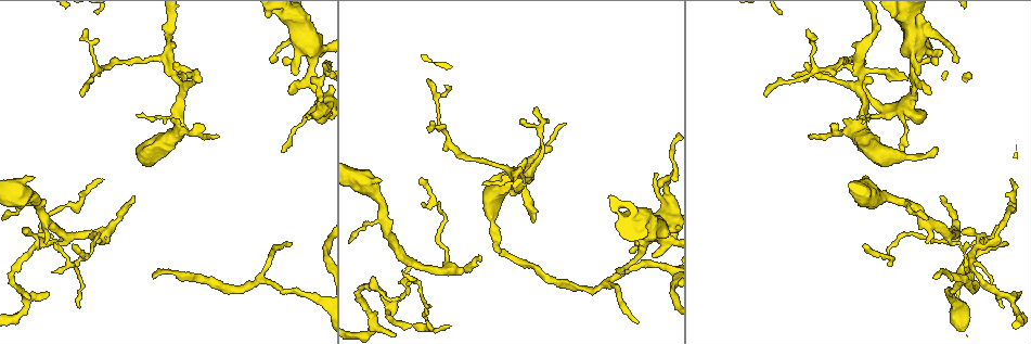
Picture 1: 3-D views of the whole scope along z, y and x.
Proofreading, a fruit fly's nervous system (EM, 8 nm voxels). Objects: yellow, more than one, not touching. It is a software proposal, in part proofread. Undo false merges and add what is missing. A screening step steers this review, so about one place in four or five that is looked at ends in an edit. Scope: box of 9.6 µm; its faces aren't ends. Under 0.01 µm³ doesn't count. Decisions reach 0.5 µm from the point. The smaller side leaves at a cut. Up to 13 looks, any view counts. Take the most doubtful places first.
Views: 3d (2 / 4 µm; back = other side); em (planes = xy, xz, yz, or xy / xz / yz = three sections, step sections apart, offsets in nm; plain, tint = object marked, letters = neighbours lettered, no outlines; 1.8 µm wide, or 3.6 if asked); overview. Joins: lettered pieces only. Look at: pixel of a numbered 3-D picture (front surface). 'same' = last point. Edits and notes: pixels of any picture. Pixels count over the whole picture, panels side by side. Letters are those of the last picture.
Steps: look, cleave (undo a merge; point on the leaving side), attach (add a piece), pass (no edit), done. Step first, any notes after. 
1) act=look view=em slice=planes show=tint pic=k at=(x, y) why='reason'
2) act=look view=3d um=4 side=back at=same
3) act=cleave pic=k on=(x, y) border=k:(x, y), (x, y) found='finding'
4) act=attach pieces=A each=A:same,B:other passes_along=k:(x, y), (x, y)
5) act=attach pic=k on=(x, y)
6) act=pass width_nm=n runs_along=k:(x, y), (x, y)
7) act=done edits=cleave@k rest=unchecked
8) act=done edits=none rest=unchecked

act=look view=em slice=xy step=4 show=letters pic=1 at=(444, 270) why='three arms meet'

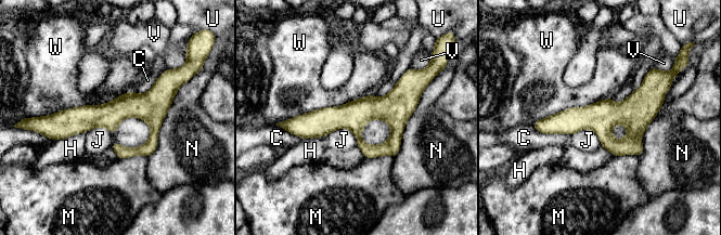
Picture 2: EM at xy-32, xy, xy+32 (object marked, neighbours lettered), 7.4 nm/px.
act=pass each=C:other,H:other,J:other,M:other,N:other,U:other,V:other,W:other border=2:(325, 135), (347, 128), (357, 145) found='continuous, no second neuron'

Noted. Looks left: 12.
act=look view=em um=3.6 slice=xz step=8 show=letters pic=1 at=(32, 177) why='an open end'

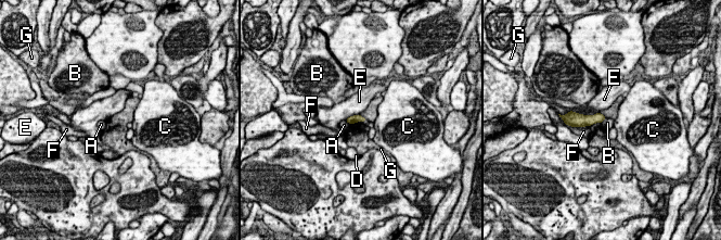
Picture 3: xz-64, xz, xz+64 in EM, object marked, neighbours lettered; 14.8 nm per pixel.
act=pass each=A:other,B:other,C:other,D:other,E:other,F:other,G:other found='none of them fits'

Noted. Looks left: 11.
act=look view=3d um=2 pic=1 at=(392, 303) why='abrupt turn'

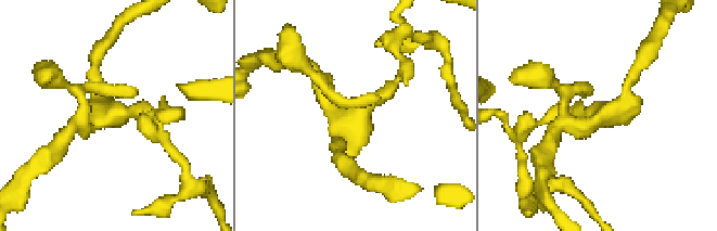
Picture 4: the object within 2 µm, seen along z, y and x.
act=look view=em slice=planes show=letters pic=4 at=(605, 112)

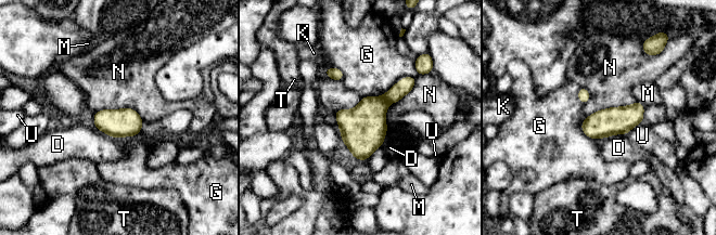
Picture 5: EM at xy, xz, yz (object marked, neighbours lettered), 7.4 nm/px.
act=cleave pic=5 on=(365, 126) each=D:other,G:other,K:other,M:other,N:other,T:other,U:other border=5:(382, 96), (388, 103) found='a second neuron is stuck on'

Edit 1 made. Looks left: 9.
act=look view=em slice=planes show=plain pic=1 at=(504, 250) why='thin end'

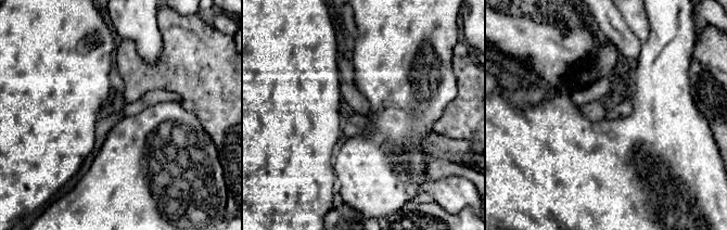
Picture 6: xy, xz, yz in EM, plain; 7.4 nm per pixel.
act=look view=em slice=planes show=letters at=same why='what lies round it'

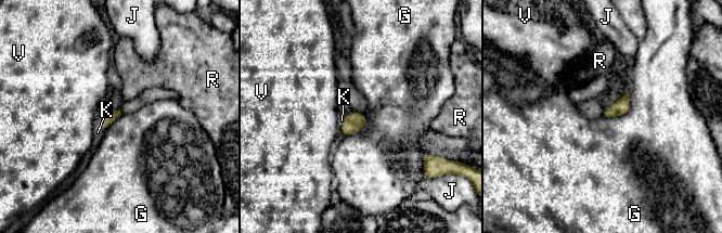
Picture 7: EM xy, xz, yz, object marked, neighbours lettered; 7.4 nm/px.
act=attach pieces=K longest_contact=G:280nm each=G:other,J:other,K:same,R:other,V:other found='it goes on there'

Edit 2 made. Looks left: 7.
act=look view=overview

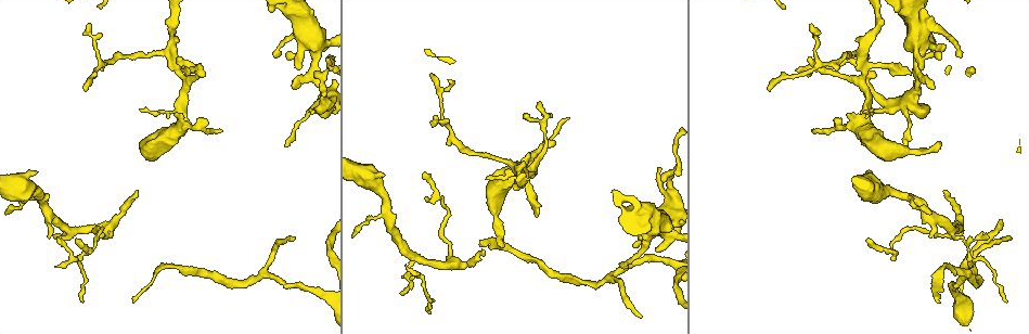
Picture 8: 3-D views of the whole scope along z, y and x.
act=look view=em um=3.6 slice=planes show=letters pic=8 at=(940, 146) why='free end'

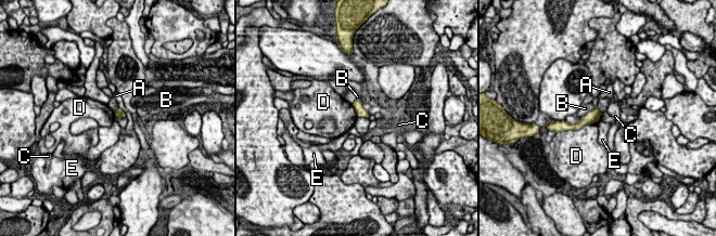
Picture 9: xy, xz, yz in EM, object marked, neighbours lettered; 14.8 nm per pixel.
act=pass each=A:other,B:other,C:other,D:other,E:other border=9:(599, 118), (577, 129), (565, 131) found='no lettered piece goes on from it'

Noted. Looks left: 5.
act=done edits=cleave@5,attach@7 rest=unchecked

